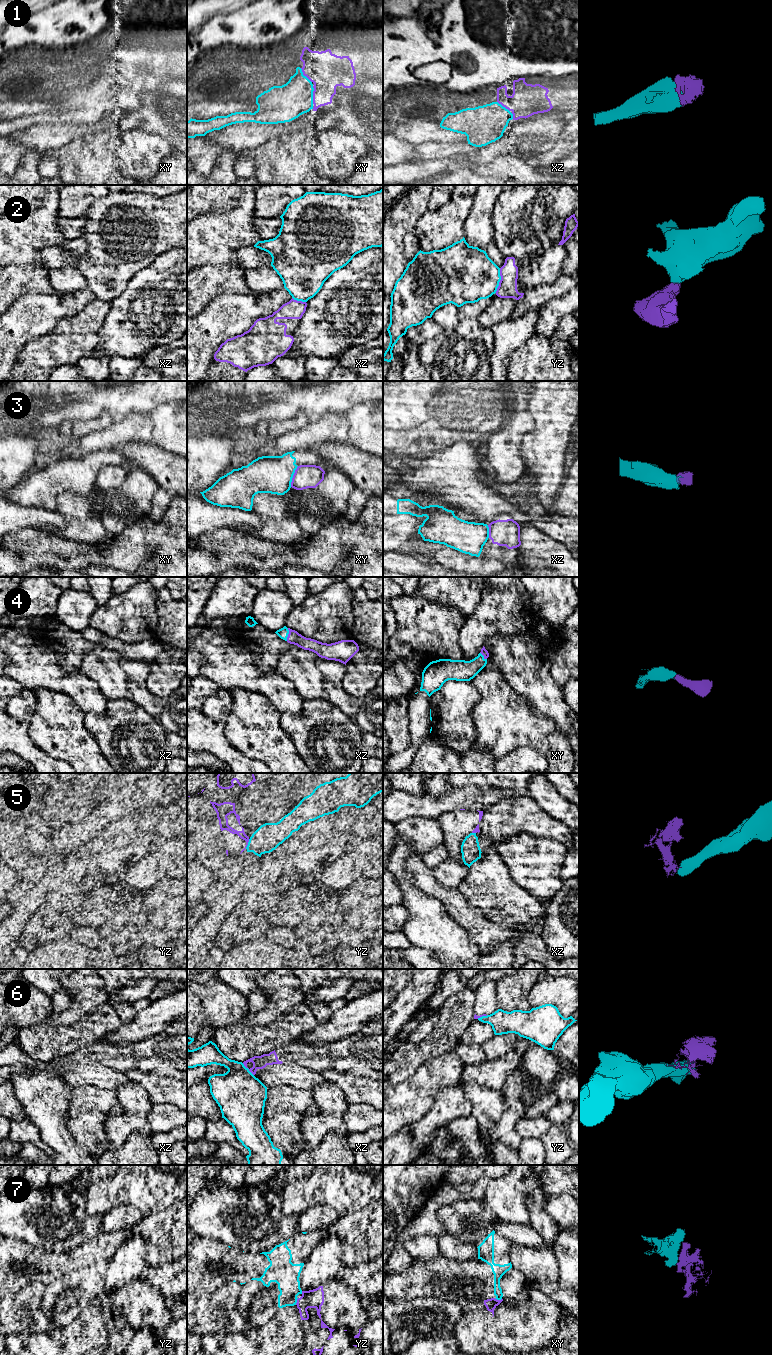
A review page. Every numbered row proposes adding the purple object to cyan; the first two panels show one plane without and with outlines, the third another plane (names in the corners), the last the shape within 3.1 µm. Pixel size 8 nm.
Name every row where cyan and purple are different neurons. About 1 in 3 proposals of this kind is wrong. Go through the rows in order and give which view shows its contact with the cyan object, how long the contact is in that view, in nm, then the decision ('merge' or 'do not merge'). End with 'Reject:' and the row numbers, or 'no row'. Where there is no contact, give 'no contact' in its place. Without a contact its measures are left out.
1: xy | 140 nm | merge
2: yz | 200 nm | do not merge
3: xy | 180 nm | do not merge
4: xz | 110 nm | merge
5: yz | 80 nm | do not merge
6: xz | 140 nm | do not merge
7: xy | 60 nm | do not merge
Reject: 2, 3, 5, 6, 7

